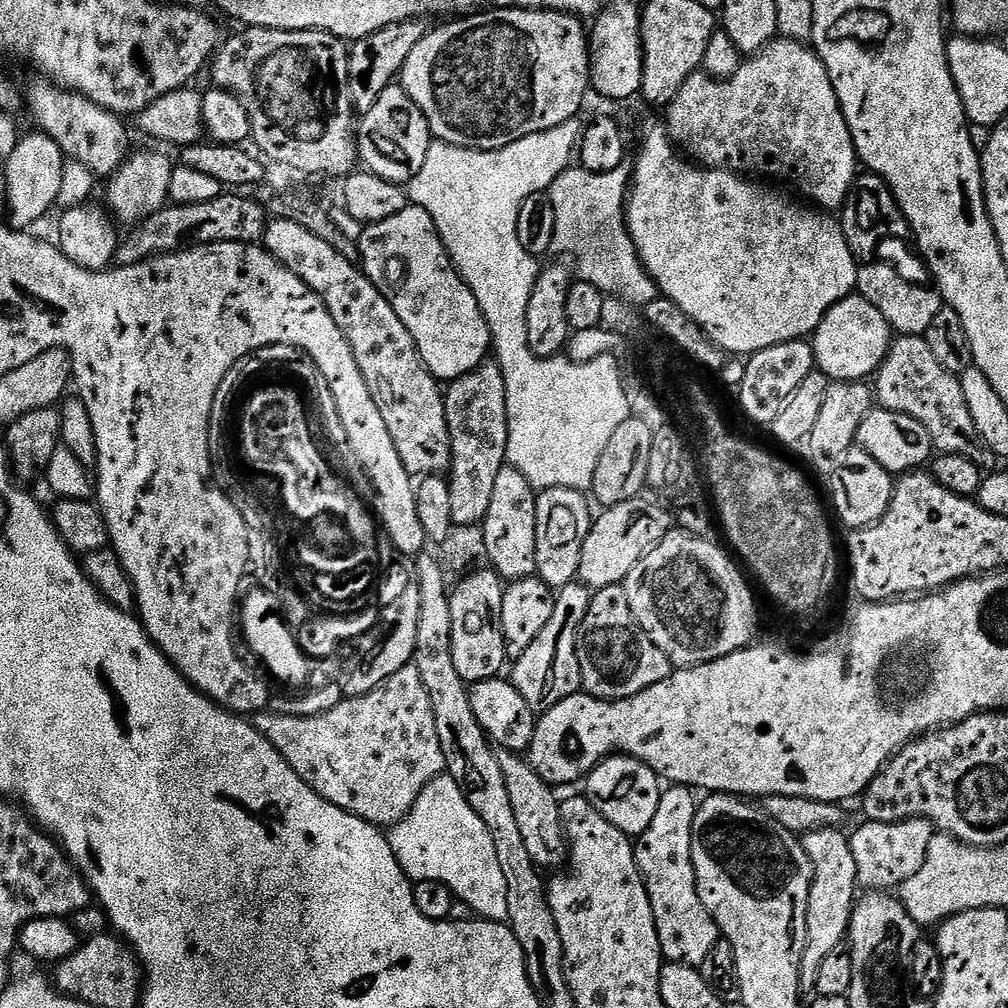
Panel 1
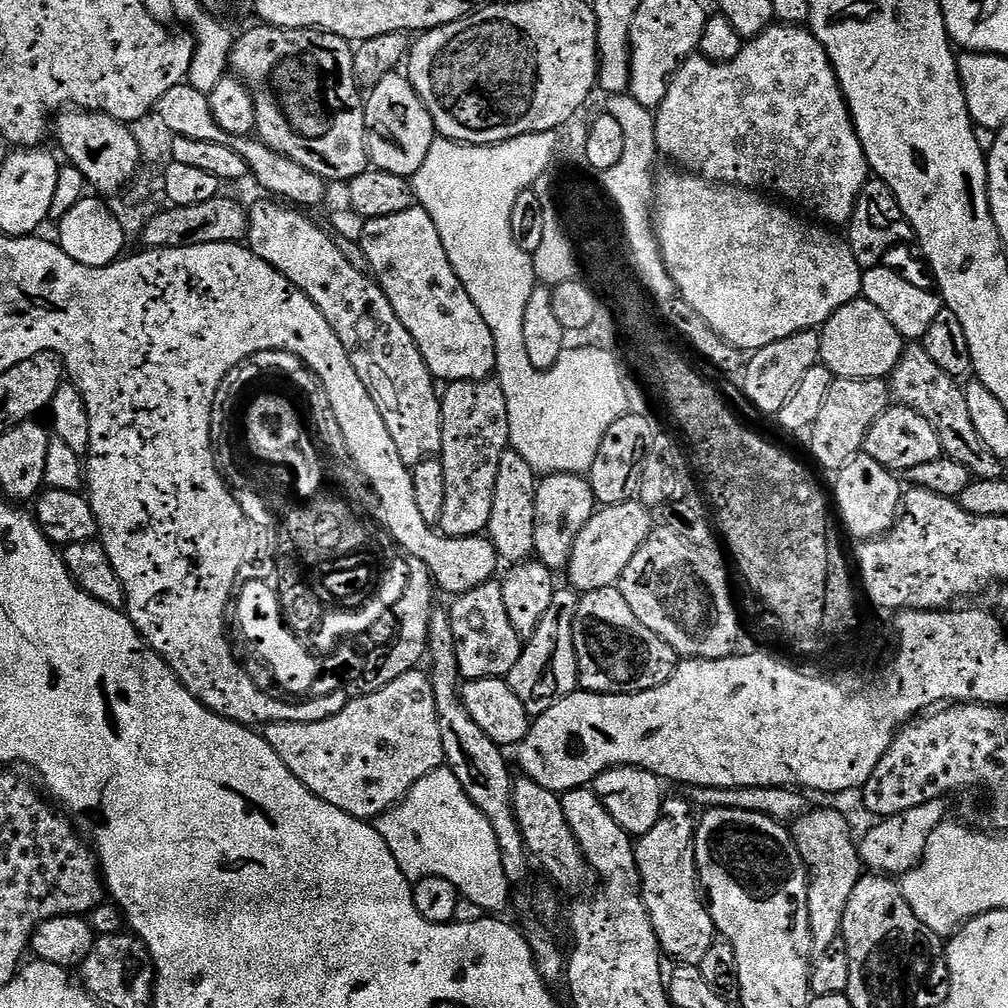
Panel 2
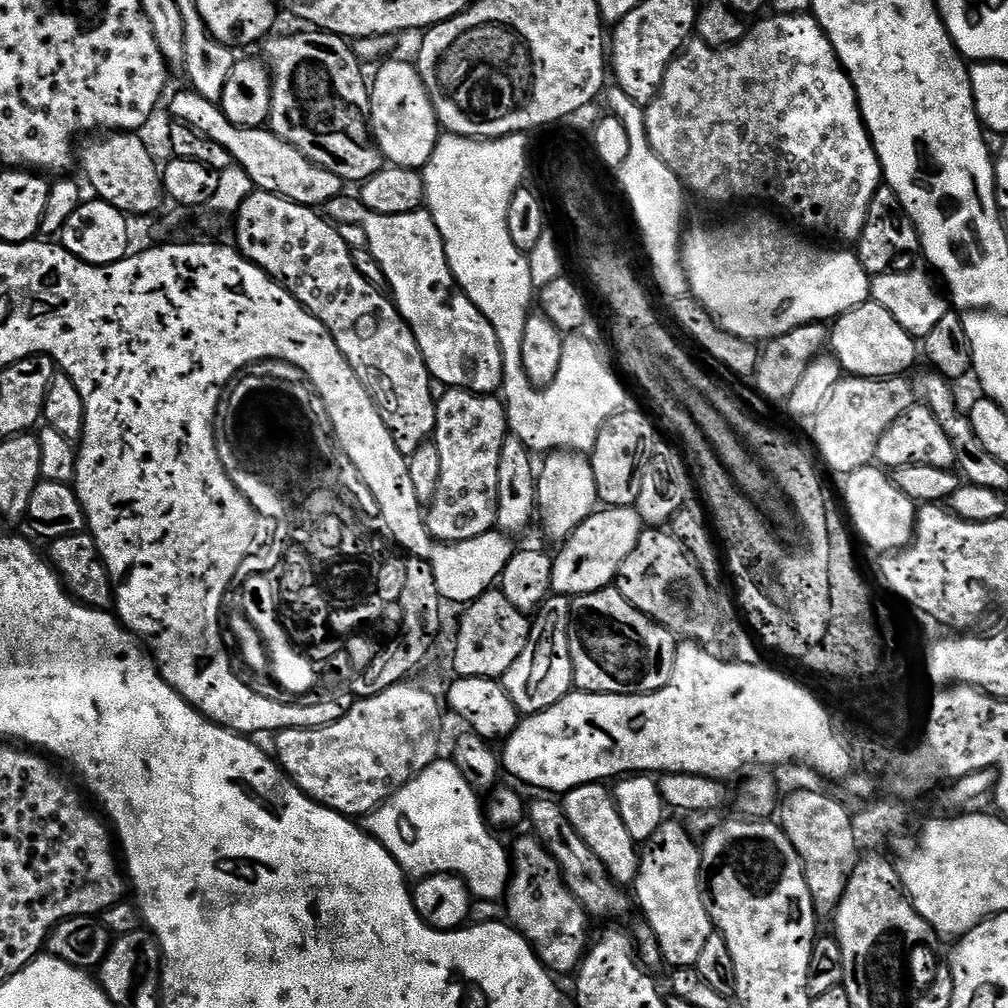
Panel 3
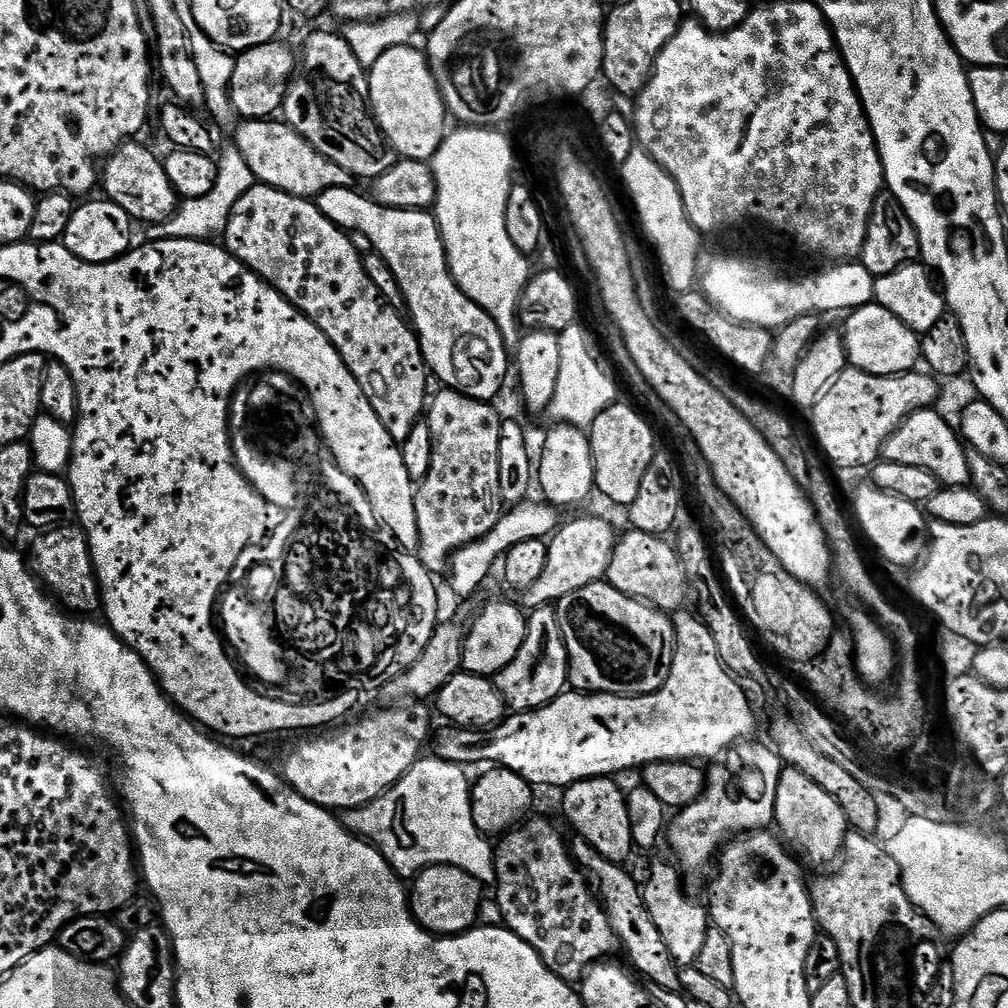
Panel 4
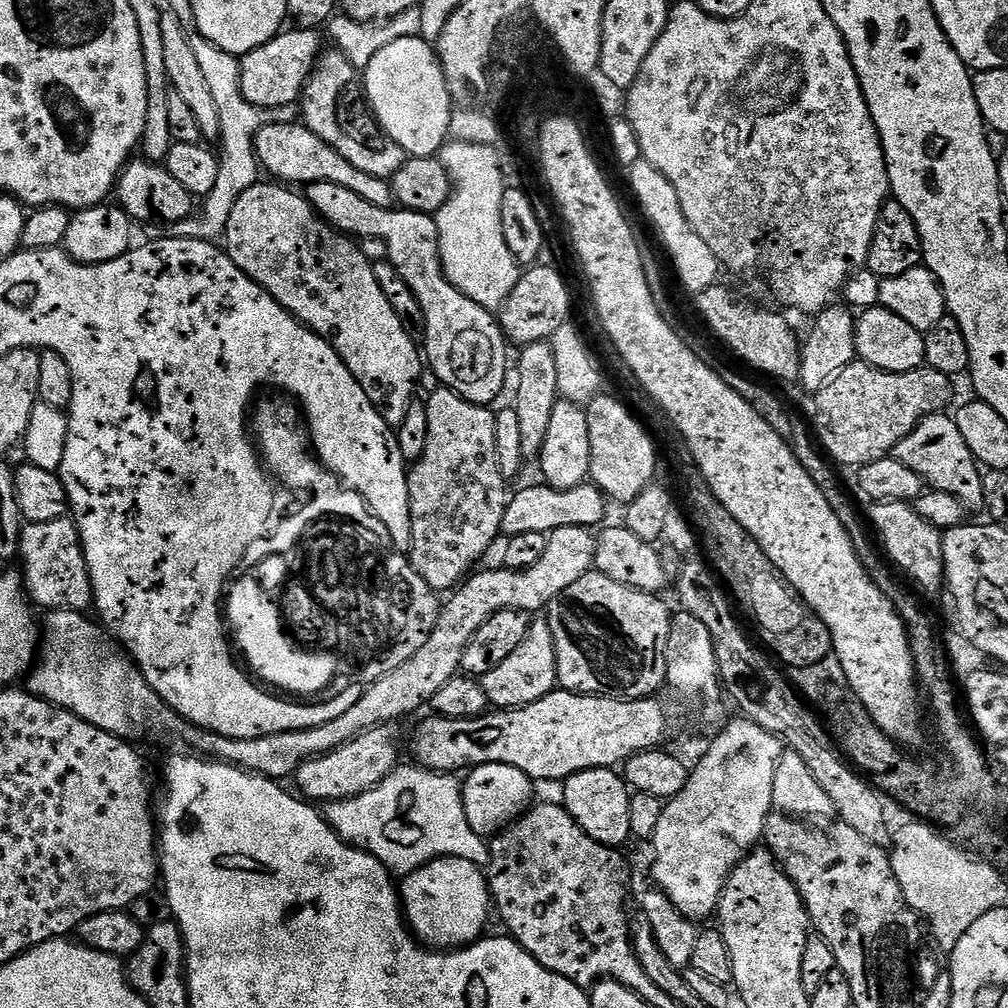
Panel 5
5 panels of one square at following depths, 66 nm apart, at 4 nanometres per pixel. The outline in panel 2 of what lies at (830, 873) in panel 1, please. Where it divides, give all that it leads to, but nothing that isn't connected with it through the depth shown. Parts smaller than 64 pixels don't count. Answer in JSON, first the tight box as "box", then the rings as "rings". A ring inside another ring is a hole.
{"box":[790,808,862,952],"rings":[[[816,808],[796,817],[790,831],[798,854],[808,868],[808,917],[812,946],[816,952],[826,950],[830,942],[841,939],[844,915],[862,875],[858,840],[852,837],[852,828],[840,812],[832,808]]]}

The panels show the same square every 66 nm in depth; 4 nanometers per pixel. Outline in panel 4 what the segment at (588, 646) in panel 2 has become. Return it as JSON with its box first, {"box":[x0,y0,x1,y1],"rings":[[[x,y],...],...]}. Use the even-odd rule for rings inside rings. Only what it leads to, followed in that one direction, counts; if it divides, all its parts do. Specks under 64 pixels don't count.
{"box":[554,582,676,696],"rings":[[[607,582],[582,586],[582,590],[574,590],[574,594],[556,601],[554,607],[568,651],[568,682],[575,691],[605,696],[649,696],[668,680],[676,653],[676,625],[669,613],[630,598]]]}

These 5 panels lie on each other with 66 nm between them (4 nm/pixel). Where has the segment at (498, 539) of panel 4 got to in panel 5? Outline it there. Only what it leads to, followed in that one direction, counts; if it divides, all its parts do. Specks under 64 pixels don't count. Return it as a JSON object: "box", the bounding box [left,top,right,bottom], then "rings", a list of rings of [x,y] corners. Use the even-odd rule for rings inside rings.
{"box":[502,482,606,537],"rings":[[[537,482],[533,488],[524,488],[520,493],[513,495],[508,501],[508,509],[504,515],[502,529],[505,537],[518,534],[545,534],[559,528],[586,528],[595,529],[595,524],[603,525],[604,504],[606,497],[595,484],[585,482],[574,486],[570,490],[550,488],[543,482]]]}

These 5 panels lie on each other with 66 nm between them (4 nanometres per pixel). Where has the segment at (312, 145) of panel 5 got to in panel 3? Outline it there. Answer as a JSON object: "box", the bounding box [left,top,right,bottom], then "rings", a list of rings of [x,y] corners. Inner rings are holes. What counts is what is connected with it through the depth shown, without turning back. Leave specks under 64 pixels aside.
{"box":[171,90,345,210],"rings":[[[191,90],[174,93],[171,119],[177,124],[184,124],[198,134],[218,142],[218,146],[222,146],[230,153],[233,161],[251,178],[257,189],[280,195],[290,202],[300,203],[304,207],[315,210],[326,206],[335,196],[345,191],[345,181],[340,180],[338,174],[330,174],[330,170],[310,162],[310,158],[306,158],[302,150],[278,138],[267,127],[239,128],[234,126],[234,122],[226,118],[219,103],[202,98],[202,94]]]}

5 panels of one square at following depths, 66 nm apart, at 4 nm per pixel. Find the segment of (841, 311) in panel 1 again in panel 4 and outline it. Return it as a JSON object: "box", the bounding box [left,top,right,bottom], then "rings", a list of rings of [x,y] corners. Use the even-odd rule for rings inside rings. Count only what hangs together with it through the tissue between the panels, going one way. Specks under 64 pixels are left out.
{"box":[842,302,921,376],"rings":[[[873,302],[851,309],[846,319],[848,321],[842,327],[842,335],[851,367],[875,376],[893,376],[911,372],[921,363],[921,337],[910,326],[906,326],[906,322],[894,318],[894,314],[890,314],[890,310],[881,304]]]}

